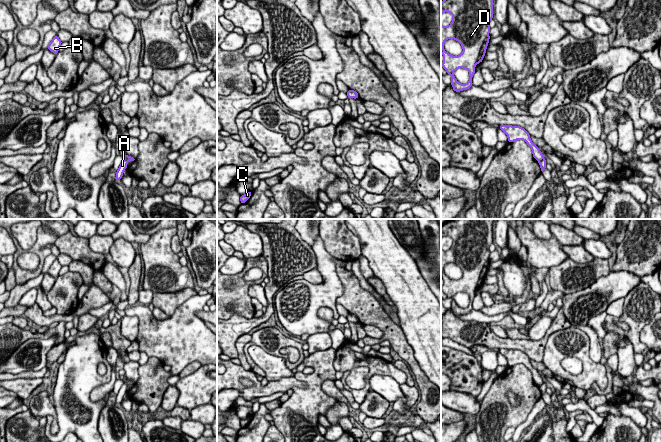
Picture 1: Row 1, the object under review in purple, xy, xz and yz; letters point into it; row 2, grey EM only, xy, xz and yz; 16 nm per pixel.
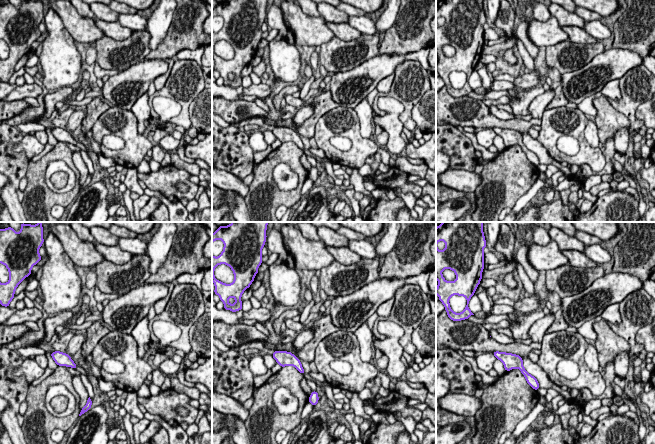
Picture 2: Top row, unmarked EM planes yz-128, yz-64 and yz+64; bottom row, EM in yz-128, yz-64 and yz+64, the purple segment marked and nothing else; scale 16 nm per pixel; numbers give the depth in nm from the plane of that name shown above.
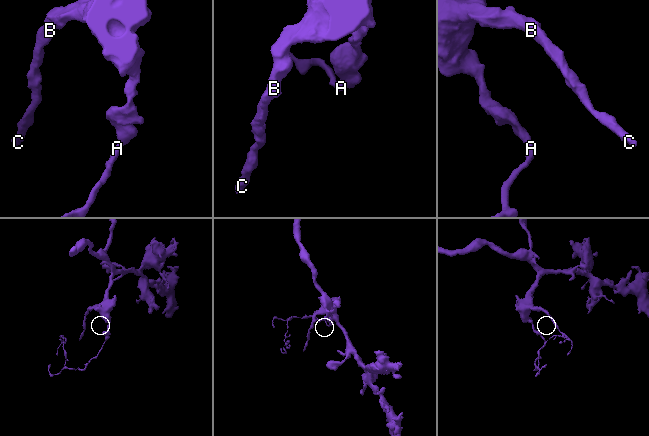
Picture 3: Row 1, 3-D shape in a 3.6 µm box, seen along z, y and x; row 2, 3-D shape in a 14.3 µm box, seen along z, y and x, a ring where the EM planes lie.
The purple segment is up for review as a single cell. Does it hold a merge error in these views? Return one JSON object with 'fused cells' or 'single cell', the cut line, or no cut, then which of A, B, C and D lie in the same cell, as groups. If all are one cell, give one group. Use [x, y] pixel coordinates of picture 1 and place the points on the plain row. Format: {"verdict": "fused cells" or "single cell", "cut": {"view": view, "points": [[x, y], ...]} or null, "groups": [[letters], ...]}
{"verdict": "fused cells", "cut": {"view": "yz", "points": [[543, 382], [539, 386]]}, "groups": [["A"], ["B", "C", "D"]]}

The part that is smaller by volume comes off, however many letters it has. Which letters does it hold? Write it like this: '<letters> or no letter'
A

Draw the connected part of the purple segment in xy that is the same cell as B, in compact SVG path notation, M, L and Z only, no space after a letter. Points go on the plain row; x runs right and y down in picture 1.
M56 259L52 265L48 269L48 274L53 276L55 279L59 276L60 269L62 268L62 265L59 263L59 261Z

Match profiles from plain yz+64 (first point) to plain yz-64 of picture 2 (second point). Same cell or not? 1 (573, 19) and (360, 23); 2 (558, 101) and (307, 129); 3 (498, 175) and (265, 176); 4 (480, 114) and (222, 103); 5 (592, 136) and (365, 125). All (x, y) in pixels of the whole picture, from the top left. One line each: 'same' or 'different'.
1: different
2: same
3: same
4: same
5: same

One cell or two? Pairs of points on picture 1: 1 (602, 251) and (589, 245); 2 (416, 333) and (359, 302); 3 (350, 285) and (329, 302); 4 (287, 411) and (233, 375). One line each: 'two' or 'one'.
1: one
2: two
3: two
4: one

